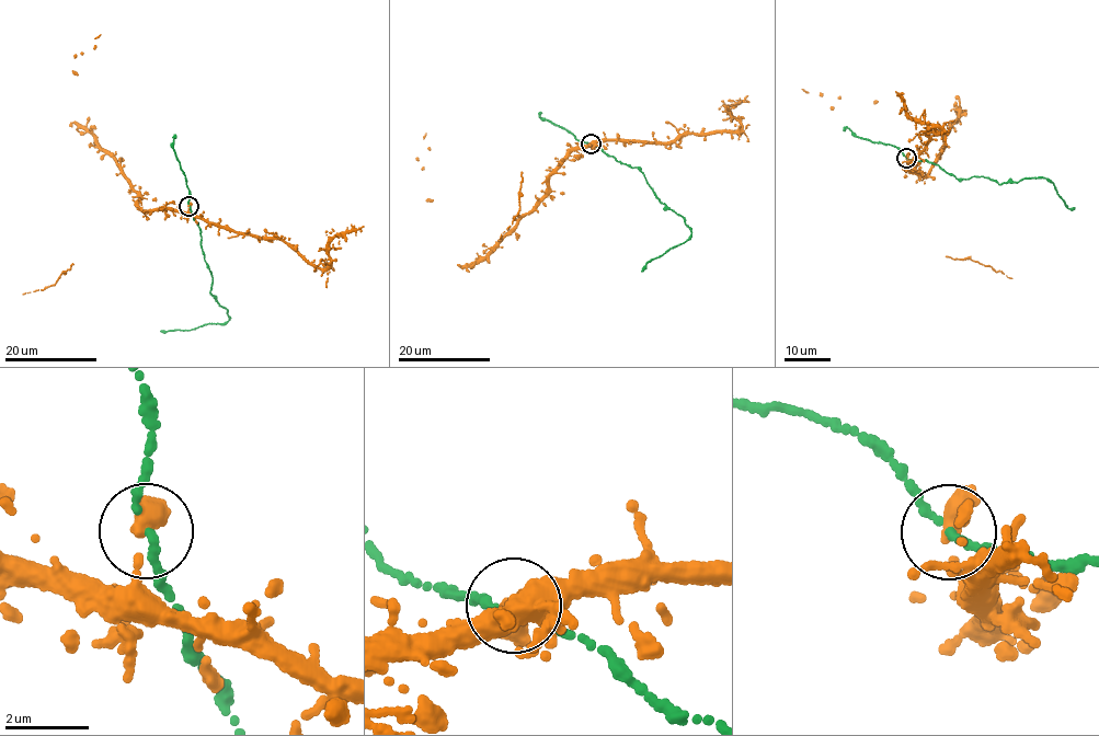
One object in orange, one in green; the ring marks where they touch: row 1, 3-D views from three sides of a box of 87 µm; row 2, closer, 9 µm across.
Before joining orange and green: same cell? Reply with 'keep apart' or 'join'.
join

